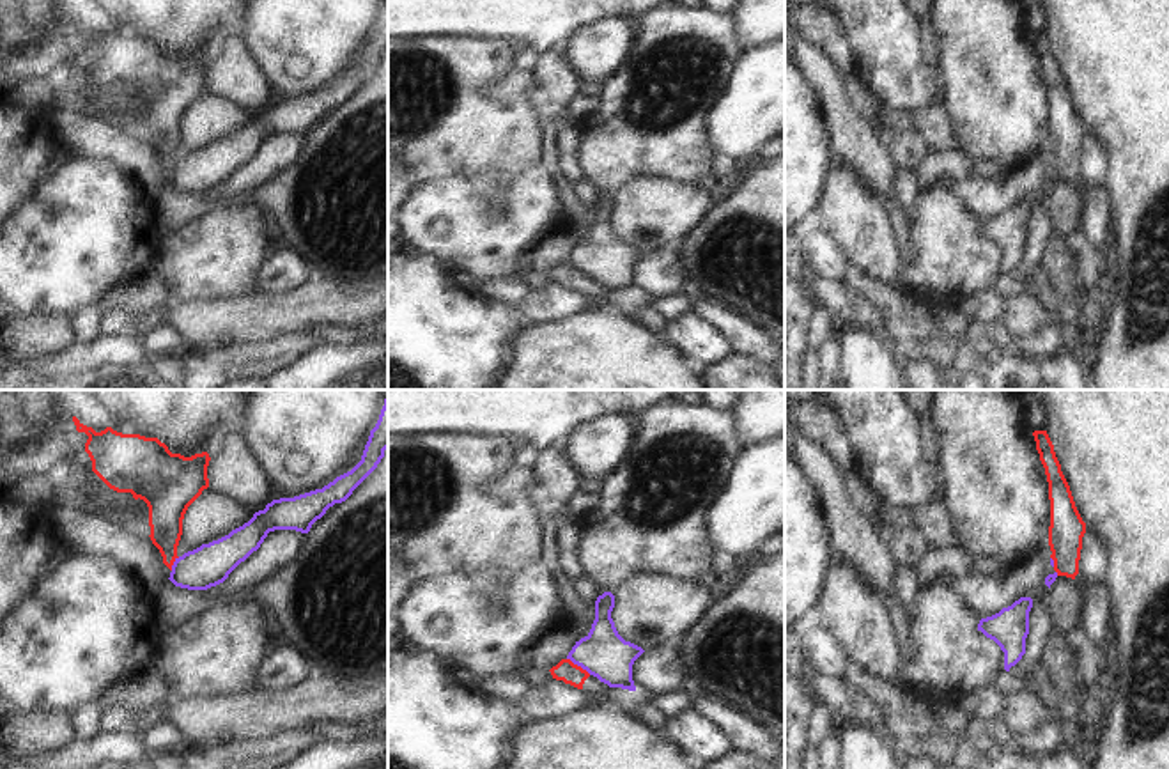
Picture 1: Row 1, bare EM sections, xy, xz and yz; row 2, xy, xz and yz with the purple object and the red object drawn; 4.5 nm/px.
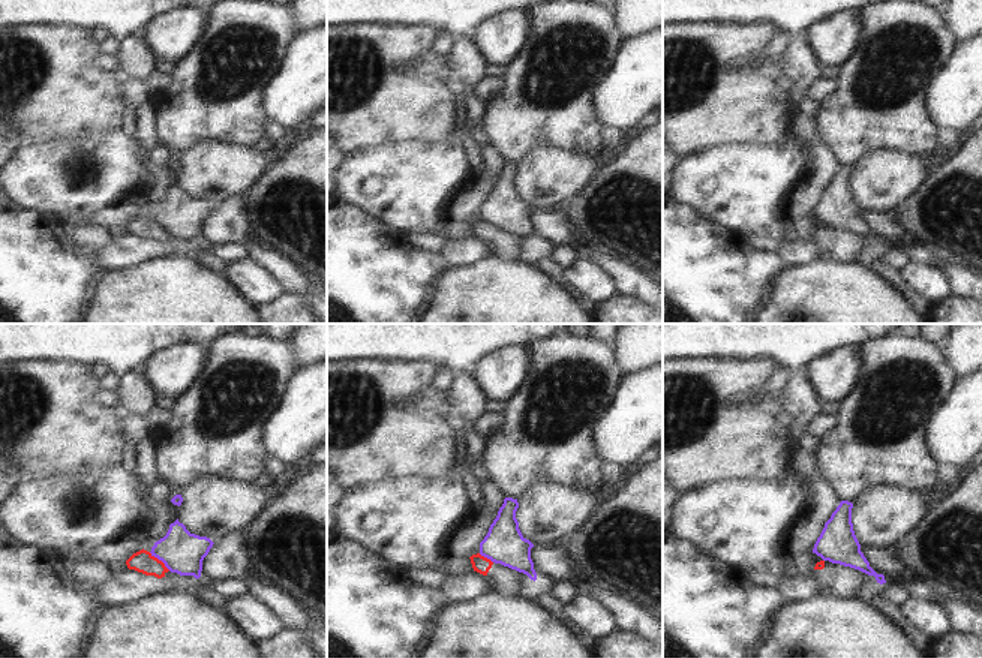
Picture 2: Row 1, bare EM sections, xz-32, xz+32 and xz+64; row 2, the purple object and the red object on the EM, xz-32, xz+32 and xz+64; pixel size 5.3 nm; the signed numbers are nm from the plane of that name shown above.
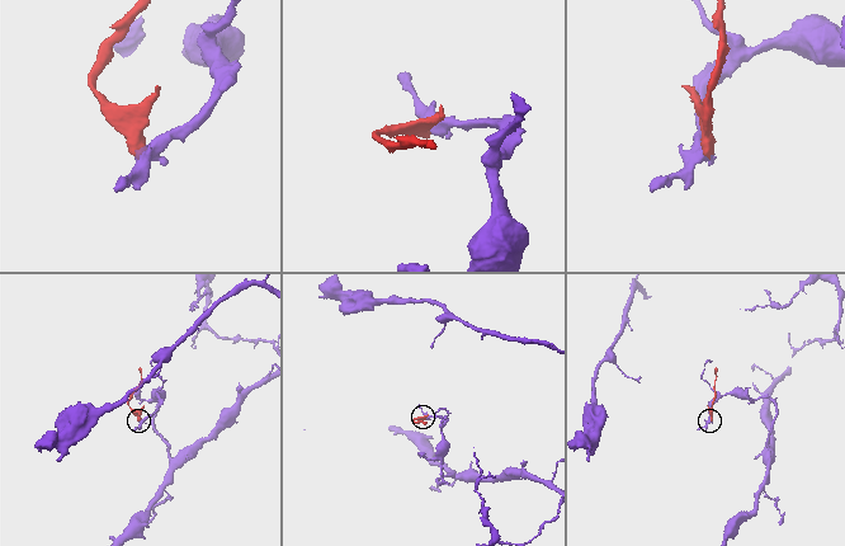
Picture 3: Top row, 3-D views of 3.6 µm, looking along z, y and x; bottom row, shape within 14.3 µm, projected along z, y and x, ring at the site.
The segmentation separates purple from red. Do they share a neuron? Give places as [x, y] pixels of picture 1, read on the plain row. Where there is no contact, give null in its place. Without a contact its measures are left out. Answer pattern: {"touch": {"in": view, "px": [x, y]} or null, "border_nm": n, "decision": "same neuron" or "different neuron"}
{"touch": {"in": "xz", "px": [580, 268]}, "border_nm": 130, "decision": "different neuron"}

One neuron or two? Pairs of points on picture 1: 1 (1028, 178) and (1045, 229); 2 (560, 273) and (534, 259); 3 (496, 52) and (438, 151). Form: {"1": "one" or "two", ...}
{"1": "two", "2": "two", "3": "one"}

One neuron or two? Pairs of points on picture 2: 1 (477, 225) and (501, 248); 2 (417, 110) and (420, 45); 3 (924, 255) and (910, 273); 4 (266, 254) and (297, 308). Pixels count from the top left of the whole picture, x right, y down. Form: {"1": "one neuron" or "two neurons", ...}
{"1": "one neuron", "2": "one neuron", "3": "two neurons", "4": "two neurons"}

